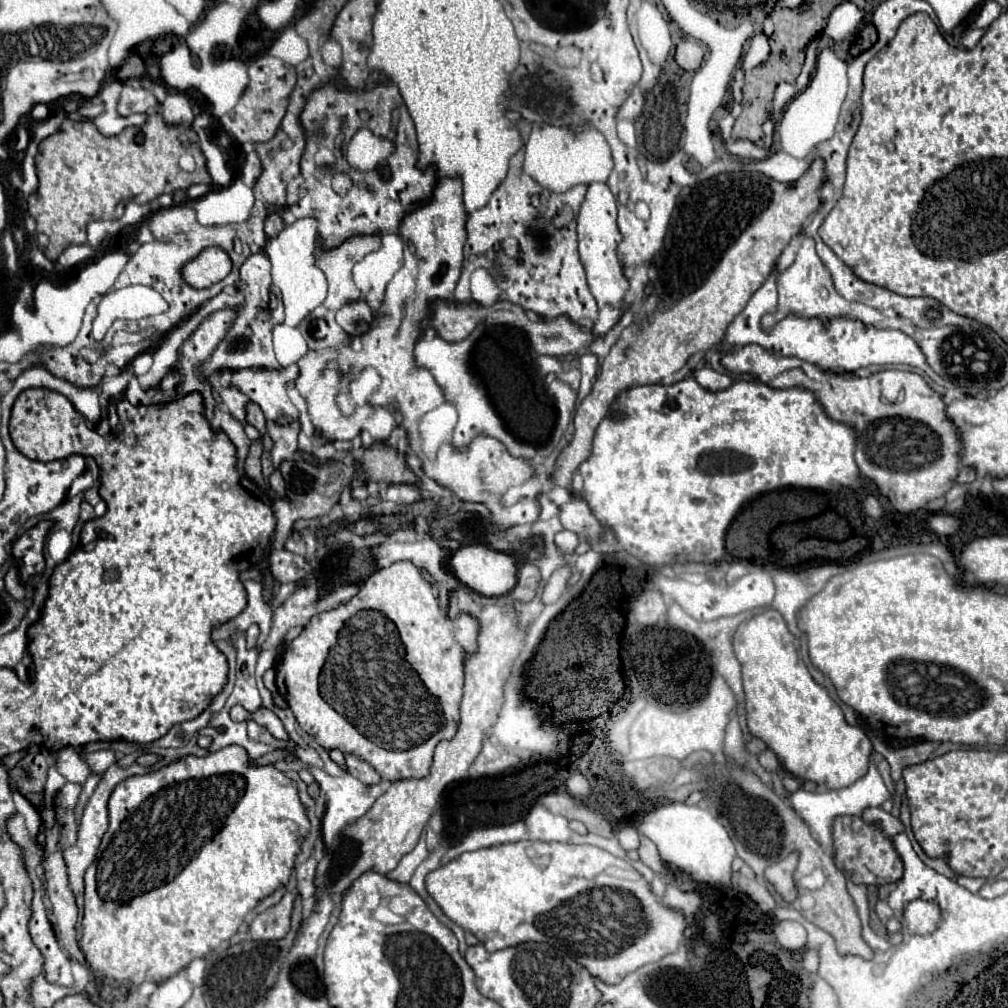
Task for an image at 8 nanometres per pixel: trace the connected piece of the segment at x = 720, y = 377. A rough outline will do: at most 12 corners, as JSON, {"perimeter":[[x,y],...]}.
{"perimeter":[[696,369],[694,377],[708,391],[732,385],[728,375],[710,369]]}

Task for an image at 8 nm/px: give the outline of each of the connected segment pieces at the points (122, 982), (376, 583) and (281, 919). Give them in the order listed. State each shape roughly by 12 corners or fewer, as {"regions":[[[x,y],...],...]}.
{"regions":[[[238,745],[110,795],[80,947],[102,999],[292,875],[298,785]],[[408,561],[320,613],[276,685],[326,751],[426,777],[480,623]],[[294,895],[250,923],[254,941],[278,941],[290,931]]]}

